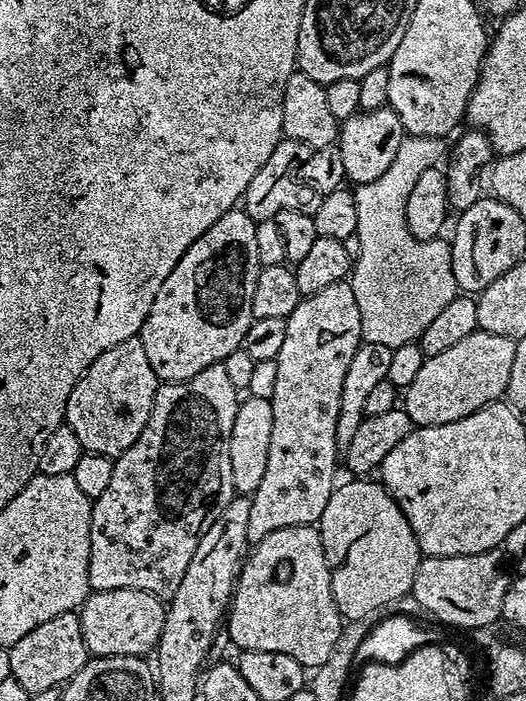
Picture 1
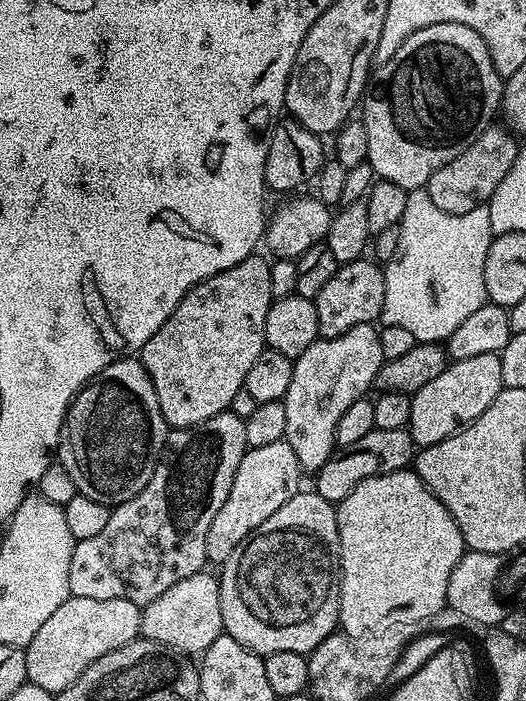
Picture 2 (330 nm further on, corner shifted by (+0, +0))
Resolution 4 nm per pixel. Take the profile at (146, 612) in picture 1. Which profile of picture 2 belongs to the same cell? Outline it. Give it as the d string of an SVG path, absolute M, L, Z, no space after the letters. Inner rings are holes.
M208 570L174 582L174 586L158 594L154 602L143 605L140 613L140 636L177 654L203 654L223 632L220 581Z

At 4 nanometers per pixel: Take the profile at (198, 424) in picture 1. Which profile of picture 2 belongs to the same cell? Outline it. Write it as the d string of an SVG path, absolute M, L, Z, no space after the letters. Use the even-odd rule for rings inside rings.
M230 410L214 414L214 418L206 418L206 422L198 422L189 428L171 429L164 441L164 450L160 454L160 459L156 461L156 469L150 482L146 482L146 486L138 494L134 494L134 498L115 505L112 508L110 519L106 522L106 527L99 534L94 534L94 538L76 541L74 554L70 558L69 593L78 598L126 598L126 602L134 602L143 606L154 602L154 598L158 598L158 594L170 590L170 586L174 586L174 582L182 582L182 578L190 578L196 572L201 571L208 560L206 534L210 534L210 522L214 522L214 514L218 514L218 510L222 510L222 502L226 502L226 494L230 494L230 482L234 482L238 462L242 462L248 449L244 420L235 416Z

